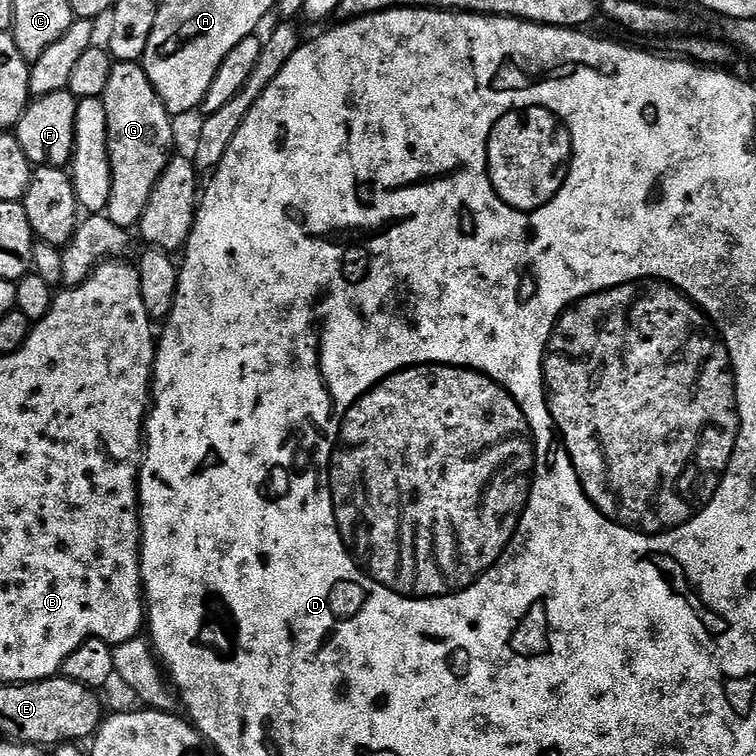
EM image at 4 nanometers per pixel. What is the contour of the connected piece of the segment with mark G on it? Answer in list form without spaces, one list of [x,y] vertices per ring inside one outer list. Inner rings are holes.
[[[116,62],[102,97],[108,122],[108,157],[112,167],[112,190],[106,214],[118,226],[129,230],[139,225],[158,180],[171,162],[176,148],[174,117],[166,110],[158,90],[146,78],[140,62]]]

